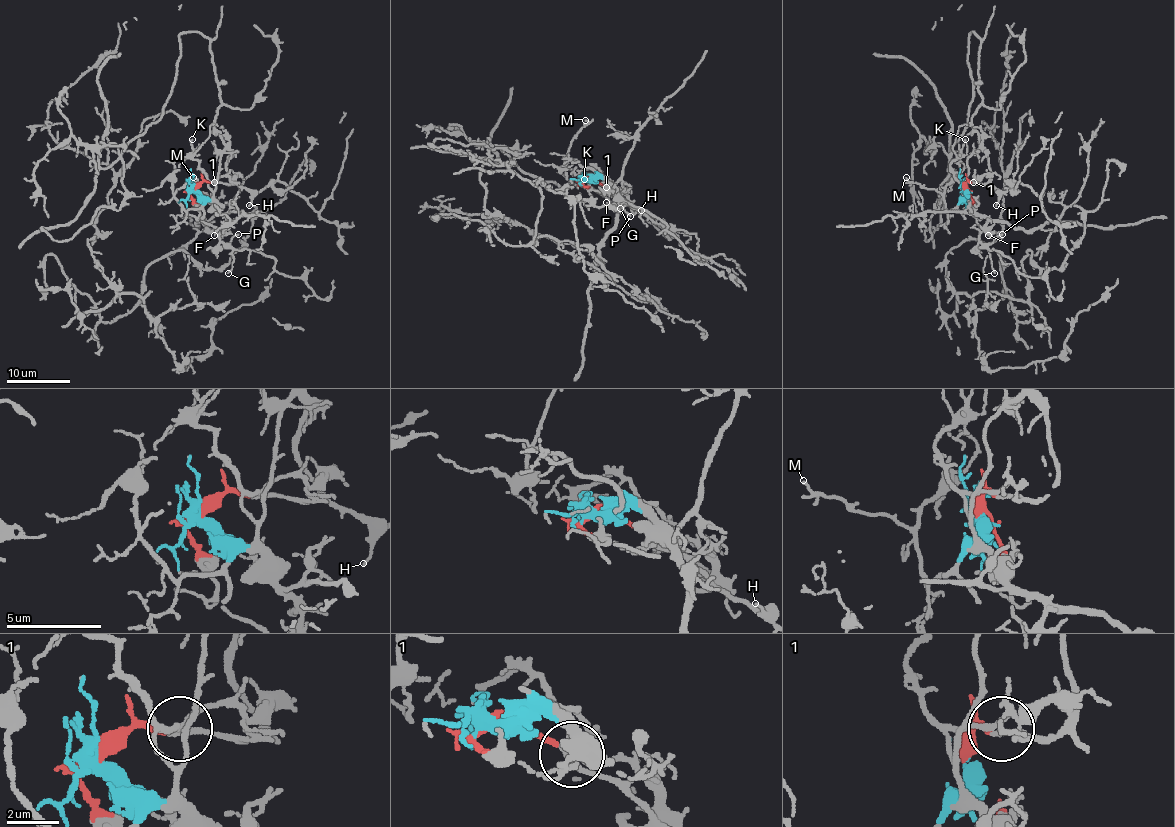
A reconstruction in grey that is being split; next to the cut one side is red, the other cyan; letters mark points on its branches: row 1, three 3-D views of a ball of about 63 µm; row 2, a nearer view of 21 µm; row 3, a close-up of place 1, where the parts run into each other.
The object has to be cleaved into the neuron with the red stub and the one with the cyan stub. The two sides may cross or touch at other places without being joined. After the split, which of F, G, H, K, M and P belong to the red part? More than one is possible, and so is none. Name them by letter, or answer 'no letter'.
G, H, P

